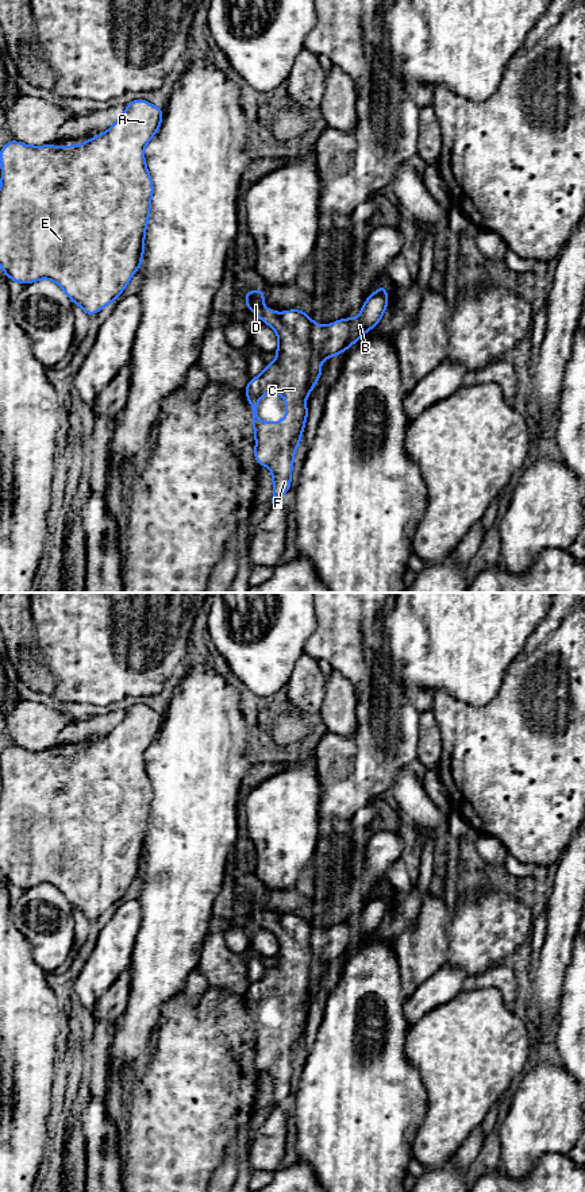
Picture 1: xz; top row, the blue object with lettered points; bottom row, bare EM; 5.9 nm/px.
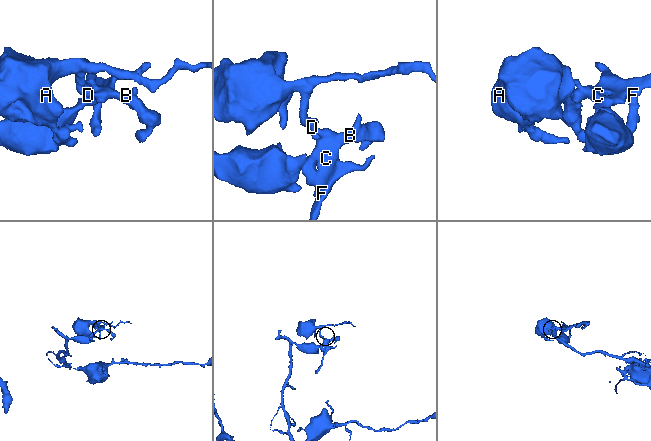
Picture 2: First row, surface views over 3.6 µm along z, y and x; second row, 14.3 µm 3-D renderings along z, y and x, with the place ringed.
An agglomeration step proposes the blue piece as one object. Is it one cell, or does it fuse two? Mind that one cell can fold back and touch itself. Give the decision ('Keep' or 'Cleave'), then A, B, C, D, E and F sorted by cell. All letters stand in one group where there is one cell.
Keep. Groups: A B C D E F

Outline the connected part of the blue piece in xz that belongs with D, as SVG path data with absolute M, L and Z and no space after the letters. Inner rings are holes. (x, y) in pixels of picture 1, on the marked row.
M384 283L366 298L358 317L343 317L330 325L316 324L307 310L277 313L266 309L263 296L263 289L246 290L246 305L263 324L274 328L278 336L277 360L266 363L263 373L250 379L245 393L253 410L254 459L272 470L273 504L292 487L293 455L308 416L308 406L303 402L323 374L322 362L343 354L378 324L388 306L388 292ZM272 391L281 394L286 402L288 413L280 423L263 423L257 416L258 401Z

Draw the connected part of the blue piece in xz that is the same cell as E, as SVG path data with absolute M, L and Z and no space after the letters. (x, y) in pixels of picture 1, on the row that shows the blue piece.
M132 100L109 130L78 146L27 146L14 139L1 147L0 267L8 278L23 285L51 279L89 317L118 300L142 266L154 192L143 150L162 117L163 109L147 100Z

